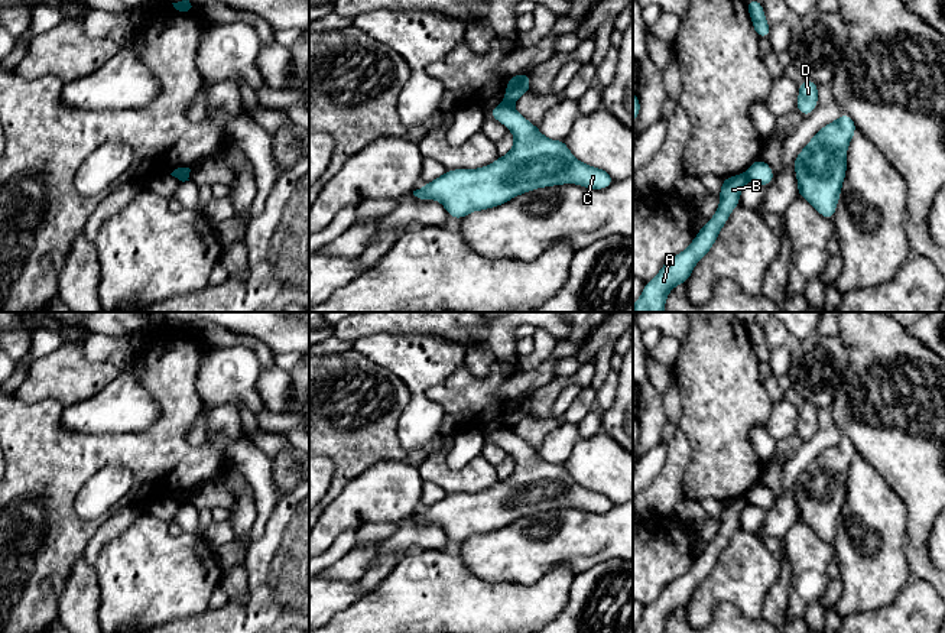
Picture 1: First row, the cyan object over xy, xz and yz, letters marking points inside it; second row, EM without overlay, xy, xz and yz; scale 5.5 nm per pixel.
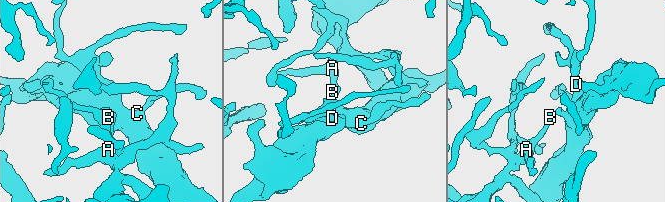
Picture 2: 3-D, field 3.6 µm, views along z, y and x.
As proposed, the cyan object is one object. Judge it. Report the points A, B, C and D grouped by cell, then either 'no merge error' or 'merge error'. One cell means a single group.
A B / C D; merge error

